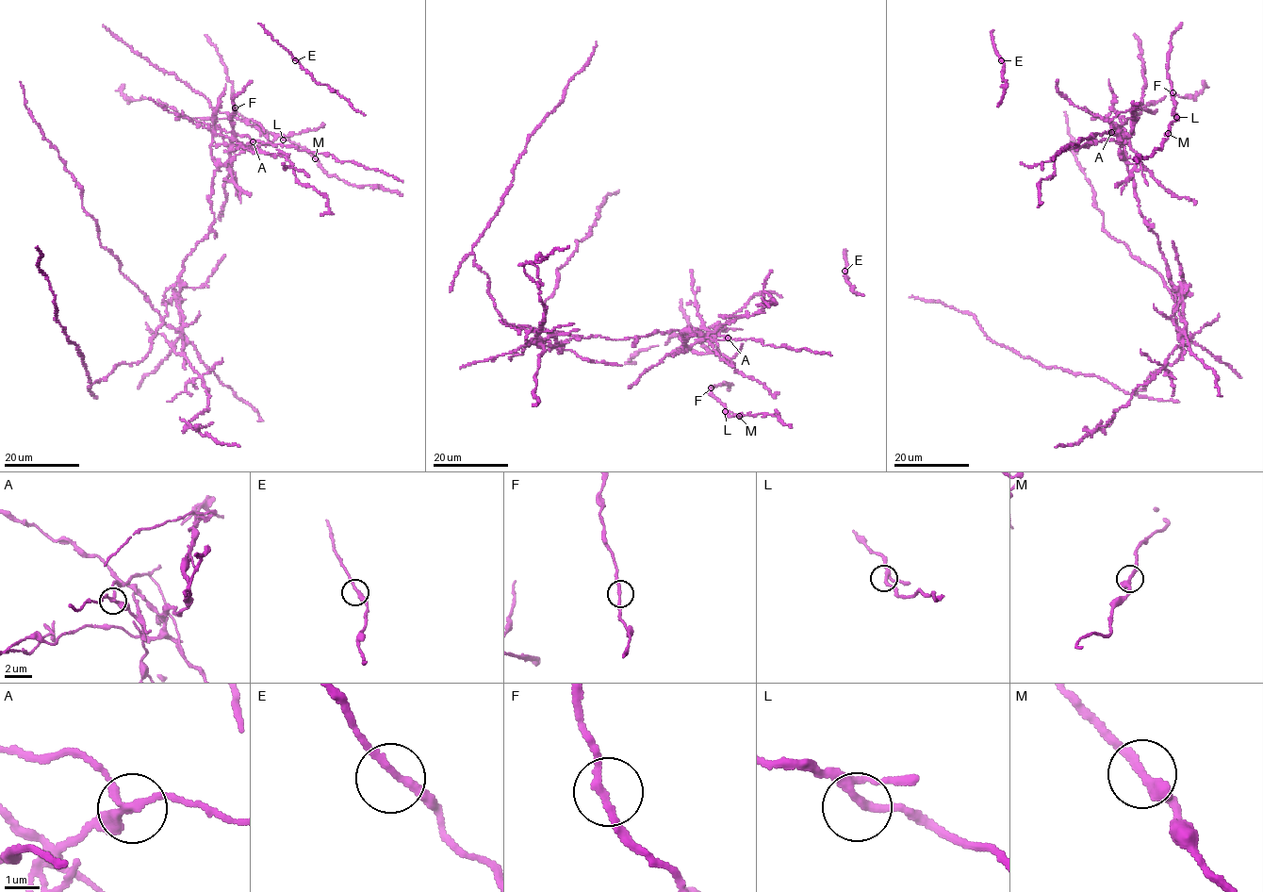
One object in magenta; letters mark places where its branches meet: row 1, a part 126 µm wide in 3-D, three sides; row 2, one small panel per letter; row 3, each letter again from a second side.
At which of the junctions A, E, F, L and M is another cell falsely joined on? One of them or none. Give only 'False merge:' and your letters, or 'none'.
False merge: A

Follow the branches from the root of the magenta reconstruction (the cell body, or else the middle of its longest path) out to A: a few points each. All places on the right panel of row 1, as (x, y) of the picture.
A: (1157, 238), (1139, 209), (1134, 181), (1126, 163), (1122, 160), (1119, 140), (1111, 133)

